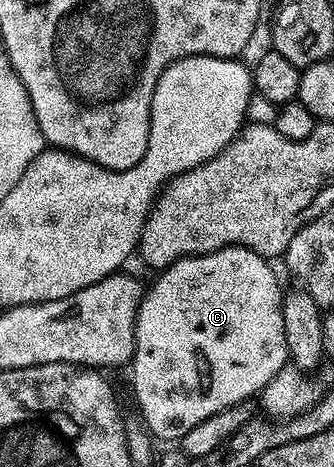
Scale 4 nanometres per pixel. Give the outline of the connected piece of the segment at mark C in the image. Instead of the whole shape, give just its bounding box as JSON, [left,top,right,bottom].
[129,245,289,443]

